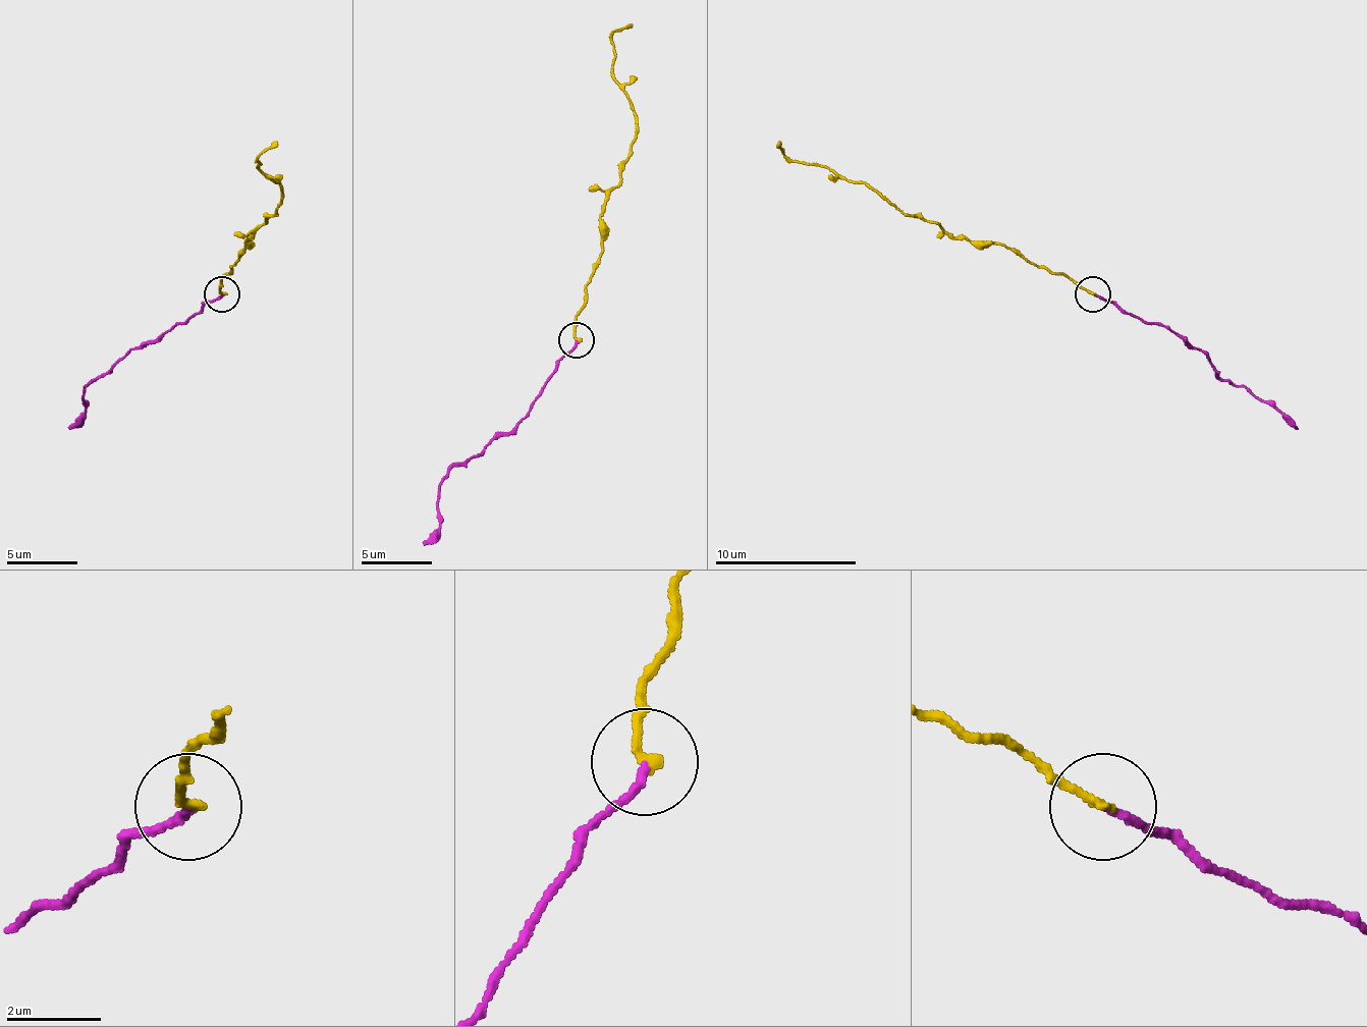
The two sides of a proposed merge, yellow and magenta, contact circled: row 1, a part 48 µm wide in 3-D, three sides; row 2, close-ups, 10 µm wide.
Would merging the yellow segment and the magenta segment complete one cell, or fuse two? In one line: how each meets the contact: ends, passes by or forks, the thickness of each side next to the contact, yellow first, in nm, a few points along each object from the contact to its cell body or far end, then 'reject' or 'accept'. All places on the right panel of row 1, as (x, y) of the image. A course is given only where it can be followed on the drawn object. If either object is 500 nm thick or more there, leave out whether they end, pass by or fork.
yellow ends there; magenta ends there; 190 nm thick on the yellow side, 150 nm on the other; yellow runs (1093, 294), (1001, 245), (951, 237), (937, 223), (891, 206), (827, 167), (796, 163), (777, 142); magenta runs (1093, 294), (1168, 326), (1239, 387), (1285, 416), (1299, 429); accept

